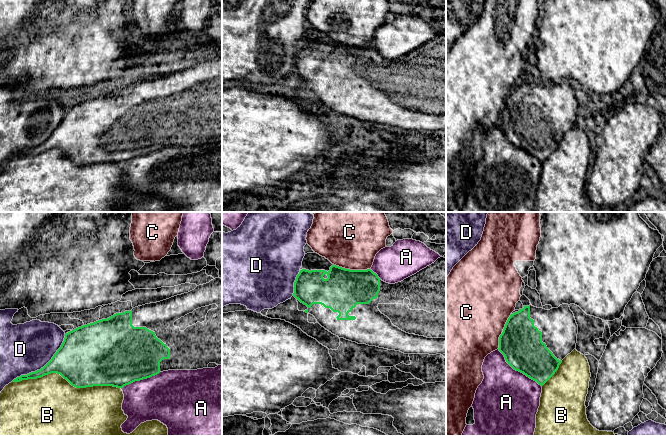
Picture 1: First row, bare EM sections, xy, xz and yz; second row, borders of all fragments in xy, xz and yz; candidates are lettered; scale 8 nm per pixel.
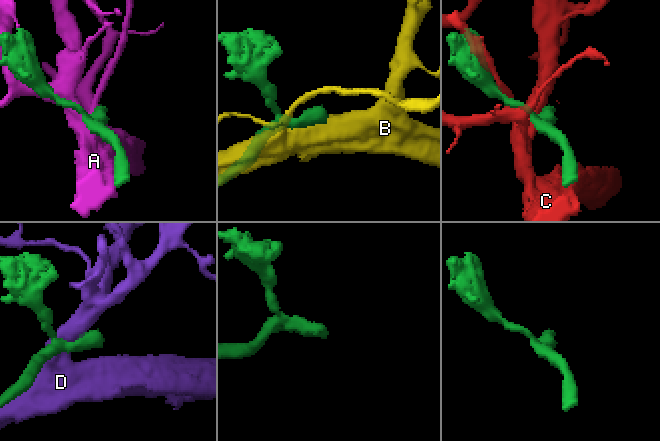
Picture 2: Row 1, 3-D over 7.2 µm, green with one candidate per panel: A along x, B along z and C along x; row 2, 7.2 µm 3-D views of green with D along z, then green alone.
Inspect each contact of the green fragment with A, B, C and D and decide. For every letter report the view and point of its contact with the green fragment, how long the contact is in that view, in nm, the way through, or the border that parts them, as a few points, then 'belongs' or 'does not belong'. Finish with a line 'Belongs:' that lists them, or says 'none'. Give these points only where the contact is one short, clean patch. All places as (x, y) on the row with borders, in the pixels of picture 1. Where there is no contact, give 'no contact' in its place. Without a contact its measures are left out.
A: yz (517, 370) | 460 nm | does not belong
B: xy (67, 380) | 900 nm | does not belong
C: xz (352, 270) | 300 nm | does not belong
D: xy (44, 366) | 600 nm | does not belong
Belongs: none

